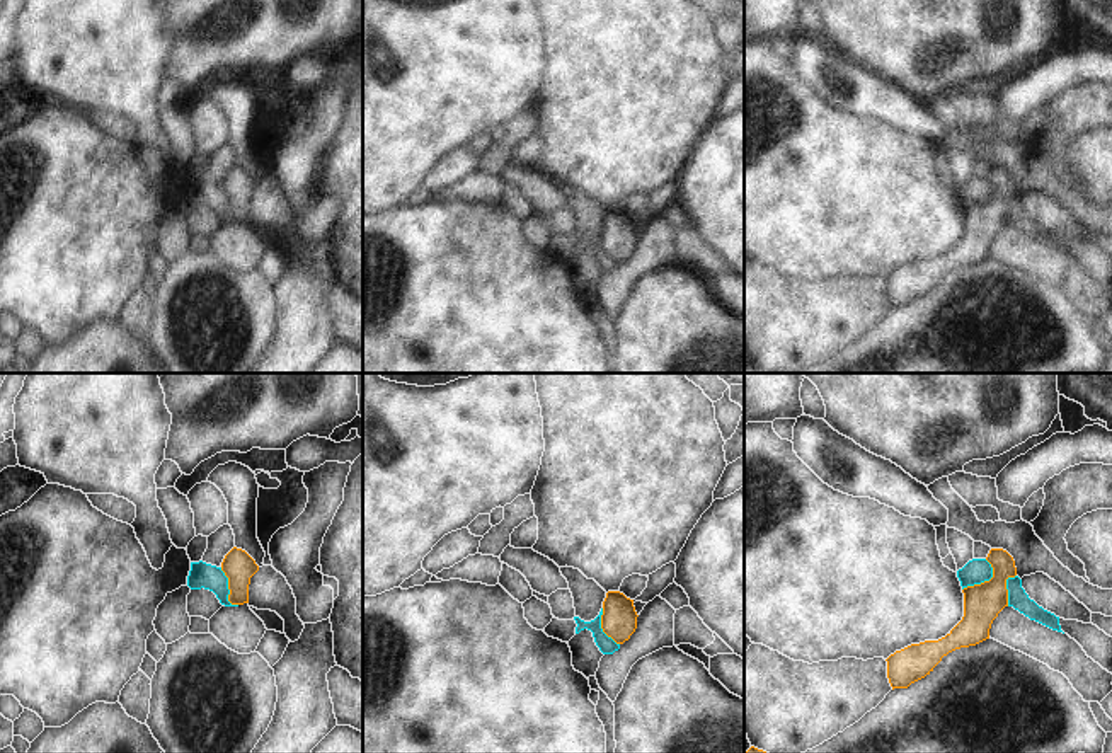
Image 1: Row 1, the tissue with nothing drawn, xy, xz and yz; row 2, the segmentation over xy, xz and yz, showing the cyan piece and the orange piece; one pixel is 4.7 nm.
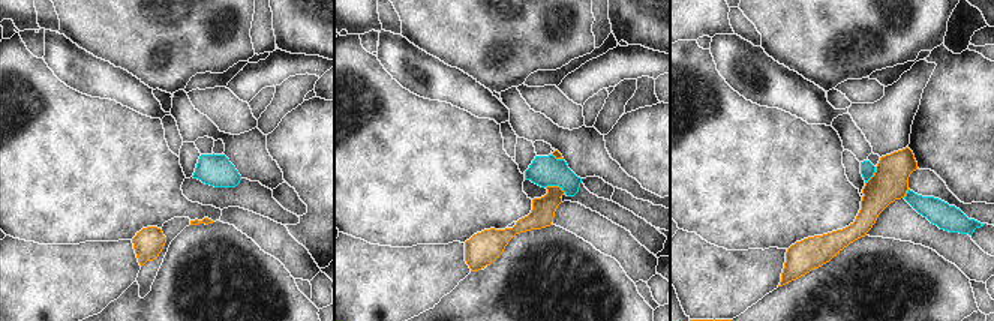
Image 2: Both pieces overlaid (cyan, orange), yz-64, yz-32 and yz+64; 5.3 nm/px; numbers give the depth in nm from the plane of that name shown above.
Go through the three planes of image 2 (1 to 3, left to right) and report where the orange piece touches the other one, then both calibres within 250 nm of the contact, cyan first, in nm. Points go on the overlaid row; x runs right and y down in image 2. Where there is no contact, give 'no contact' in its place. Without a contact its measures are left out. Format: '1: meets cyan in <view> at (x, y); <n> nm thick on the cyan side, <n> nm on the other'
1: no contact
2: meets cyan in yz-32 at (556, 185); 160 nm thick on the cyan side, 130 nm on the other
3: meets cyan in yz+64 at (871, 176); 80 nm thick on the cyan side, 190 nm on the other

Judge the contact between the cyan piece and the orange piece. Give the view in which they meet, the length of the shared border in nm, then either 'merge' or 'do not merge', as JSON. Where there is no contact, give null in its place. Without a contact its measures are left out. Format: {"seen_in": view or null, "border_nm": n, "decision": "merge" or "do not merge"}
{"seen_in": "yz", "border_nm": 190, "decision": "do not merge"}

